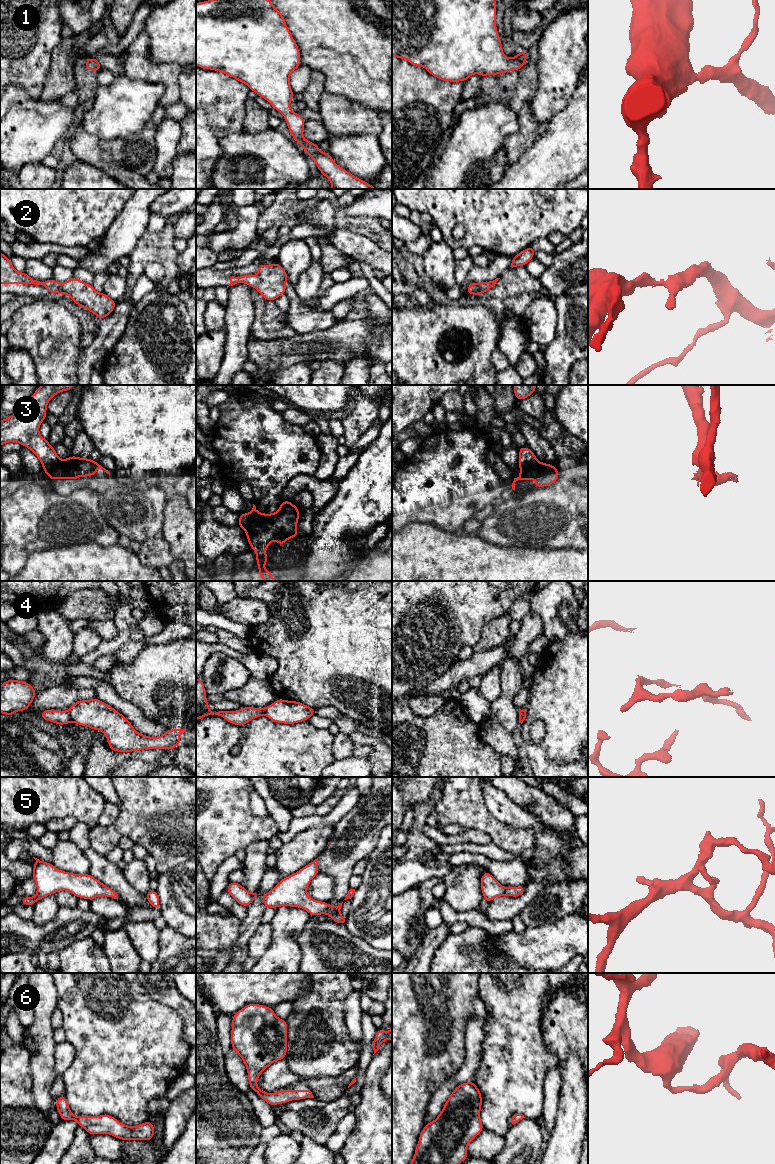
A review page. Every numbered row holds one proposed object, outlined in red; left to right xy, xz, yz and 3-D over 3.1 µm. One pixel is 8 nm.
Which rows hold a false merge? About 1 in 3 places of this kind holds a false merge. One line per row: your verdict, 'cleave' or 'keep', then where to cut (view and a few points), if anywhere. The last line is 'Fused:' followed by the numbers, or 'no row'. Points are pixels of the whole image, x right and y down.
1: keep; no cut
2: keep; no cut
3: cleave; cut in xz along (251, 512), (249, 525), (245, 530)
4: cleave; cut in xy along (67, 711), (72, 720)
5: keep; no cut
6: keep; no cut
Fused: 3, 4

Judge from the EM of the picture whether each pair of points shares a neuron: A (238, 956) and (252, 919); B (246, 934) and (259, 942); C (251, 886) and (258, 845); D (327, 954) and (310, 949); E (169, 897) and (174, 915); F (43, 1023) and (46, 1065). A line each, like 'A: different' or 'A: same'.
A: same
B: different
C: same
D: same
E: same
F: same

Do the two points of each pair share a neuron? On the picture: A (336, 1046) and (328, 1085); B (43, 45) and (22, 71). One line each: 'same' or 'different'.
A: different
B: same

